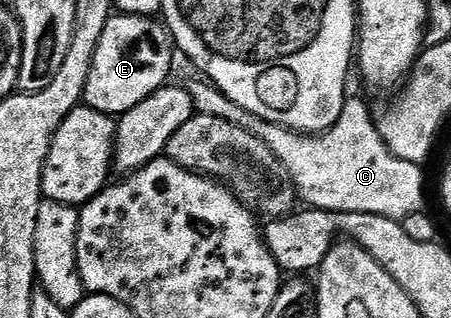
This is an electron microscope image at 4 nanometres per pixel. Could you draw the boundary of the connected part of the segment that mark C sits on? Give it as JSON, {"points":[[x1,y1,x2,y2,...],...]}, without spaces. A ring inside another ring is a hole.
{"points":[[199,80,186,81,183,86,193,98,196,113,222,118,265,142,283,165,296,197,304,205,325,212,371,213,398,221,424,209,422,167,392,155,361,99,349,96,341,118,329,131,308,134,269,123,237,106,215,85]]}

